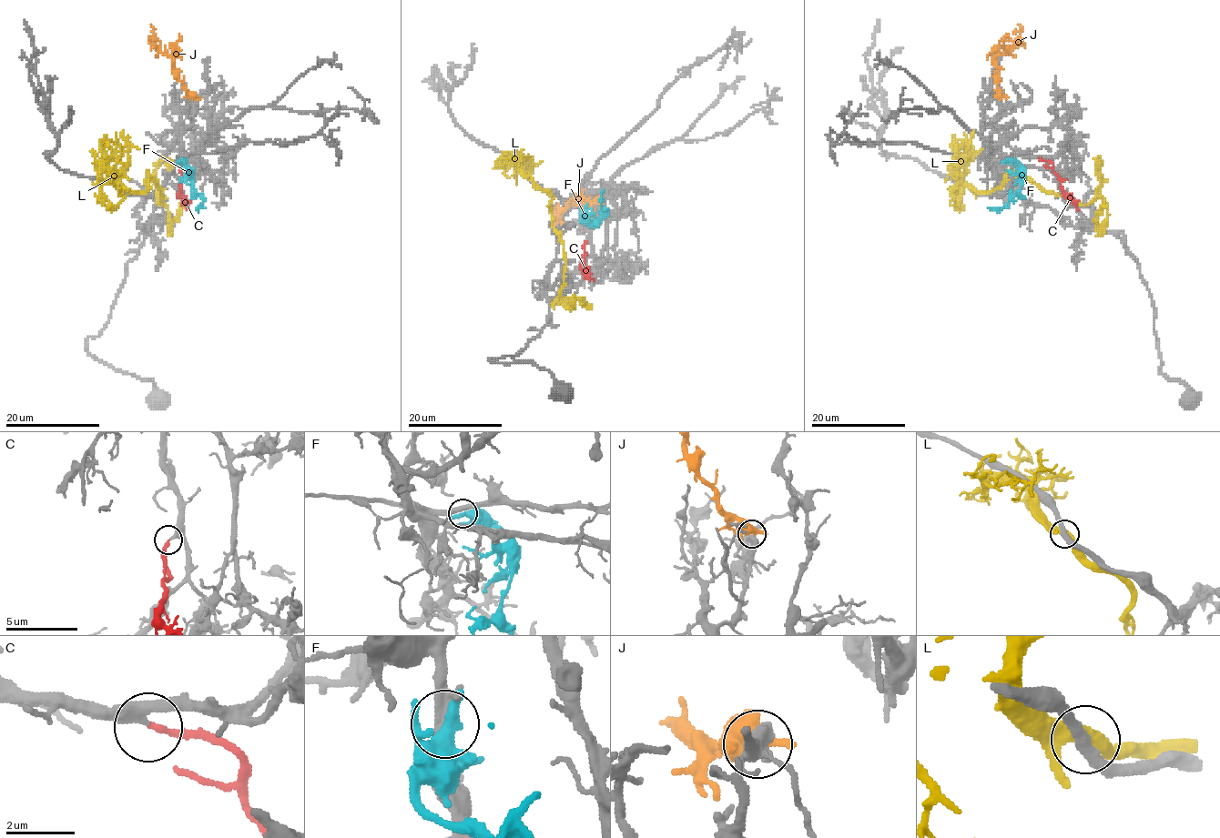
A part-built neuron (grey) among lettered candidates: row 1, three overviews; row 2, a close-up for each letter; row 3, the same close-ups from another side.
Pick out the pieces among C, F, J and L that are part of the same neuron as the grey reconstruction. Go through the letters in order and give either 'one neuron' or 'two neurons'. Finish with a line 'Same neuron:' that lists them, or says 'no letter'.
C: one neuron
F: two neurons
J: two neurons
L: two neurons
Same neuron: C

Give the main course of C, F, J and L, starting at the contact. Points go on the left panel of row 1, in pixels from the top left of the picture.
C: (182, 160), (179, 193), (187, 203), (187, 210)
F: (181, 158), (181, 165), (188, 168), (191, 189), (203, 198), (198, 206), (200, 207)
J: (196, 97), (178, 79), (174, 61), (153, 41), (150, 24)
L: (127, 191), (143, 193), (147, 171), (162, 194), (158, 205), (159, 198), (171, 230), (171, 221), (189, 206)

